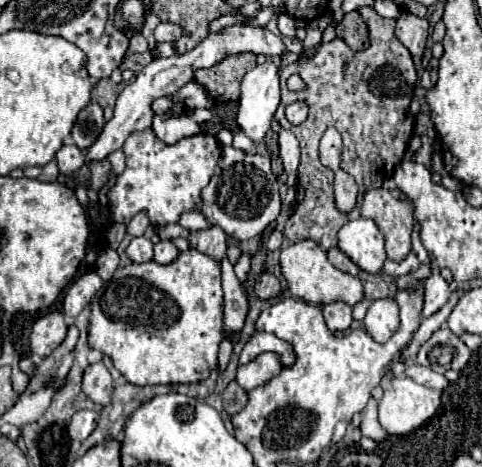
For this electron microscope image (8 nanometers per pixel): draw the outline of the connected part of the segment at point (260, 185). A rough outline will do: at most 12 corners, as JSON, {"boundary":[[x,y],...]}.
{"boundary":[[223,147],[201,213],[237,241],[281,211],[267,157]]}

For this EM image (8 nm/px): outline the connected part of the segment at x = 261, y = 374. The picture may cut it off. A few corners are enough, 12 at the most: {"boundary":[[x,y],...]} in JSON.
{"boundary":[[261,353],[237,369],[237,383],[251,391],[281,373],[277,353]]}

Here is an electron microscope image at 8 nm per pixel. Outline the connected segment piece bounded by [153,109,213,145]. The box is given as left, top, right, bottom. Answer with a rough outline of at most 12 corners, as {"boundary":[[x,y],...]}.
{"boundary":[[211,109],[180,116],[155,115],[153,131],[171,145],[200,133],[213,117]]}

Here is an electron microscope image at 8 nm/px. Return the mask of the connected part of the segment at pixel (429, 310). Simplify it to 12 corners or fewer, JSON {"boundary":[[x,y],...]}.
{"boundary":[[433,267],[425,281],[423,317],[449,299],[449,283]]}

